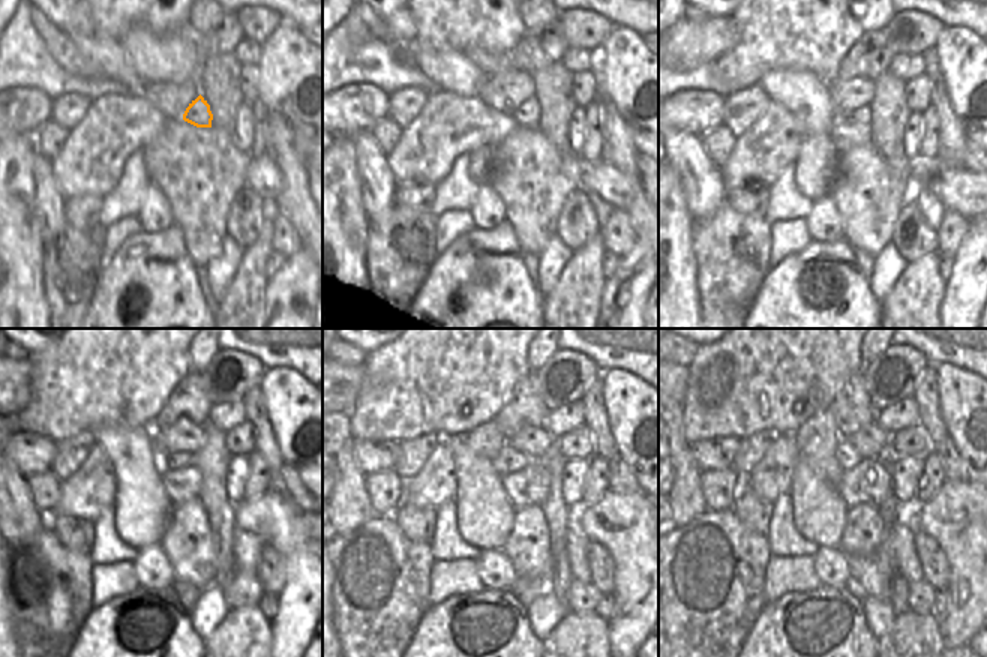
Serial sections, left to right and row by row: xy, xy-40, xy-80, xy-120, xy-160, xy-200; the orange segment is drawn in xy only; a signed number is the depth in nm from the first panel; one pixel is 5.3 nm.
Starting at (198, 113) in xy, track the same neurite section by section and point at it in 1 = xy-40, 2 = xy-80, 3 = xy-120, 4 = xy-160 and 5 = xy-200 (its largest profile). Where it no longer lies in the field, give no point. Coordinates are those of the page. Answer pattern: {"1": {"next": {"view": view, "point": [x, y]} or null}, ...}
{"1": {"next": {"view": "xy-40", "point": [528, 114]}}, "2": {"next": {"view": "xy-80", "point": [861, 116]}}, "3": {"next": {"view": "xy-120", "point": [171, 459]}}, "4": {"next": {"view": "xy-160", "point": [509, 459]}}, "5": {"next": {"view": "xy-200", "point": [846, 456]}}}

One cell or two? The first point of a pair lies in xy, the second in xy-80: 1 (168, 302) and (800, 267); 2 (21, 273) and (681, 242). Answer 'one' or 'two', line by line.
1: one
2: one

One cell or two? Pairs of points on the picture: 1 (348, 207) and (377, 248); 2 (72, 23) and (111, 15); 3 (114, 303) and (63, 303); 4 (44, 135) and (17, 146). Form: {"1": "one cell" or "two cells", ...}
{"1": "two cells", "2": "two cells", "3": "two cells", "4": "two cells"}

